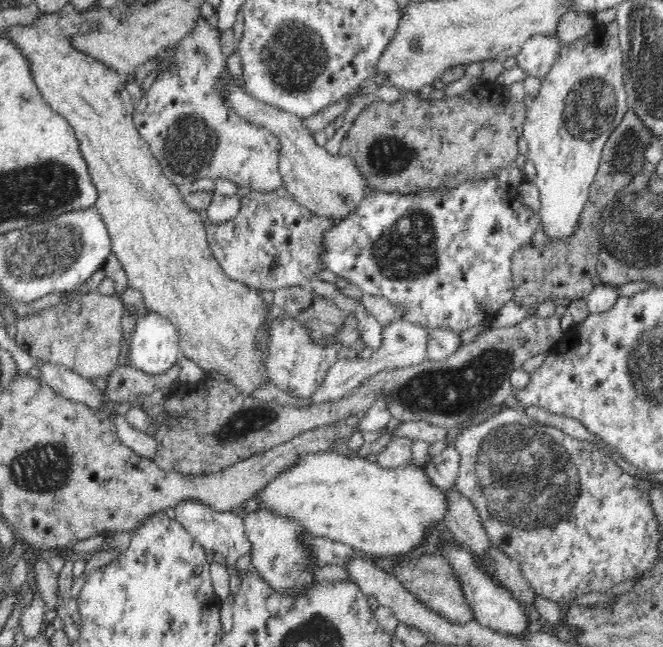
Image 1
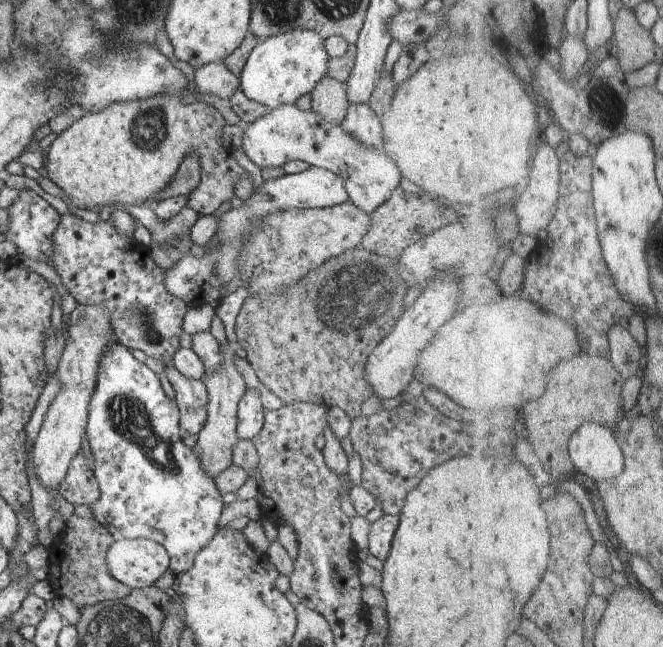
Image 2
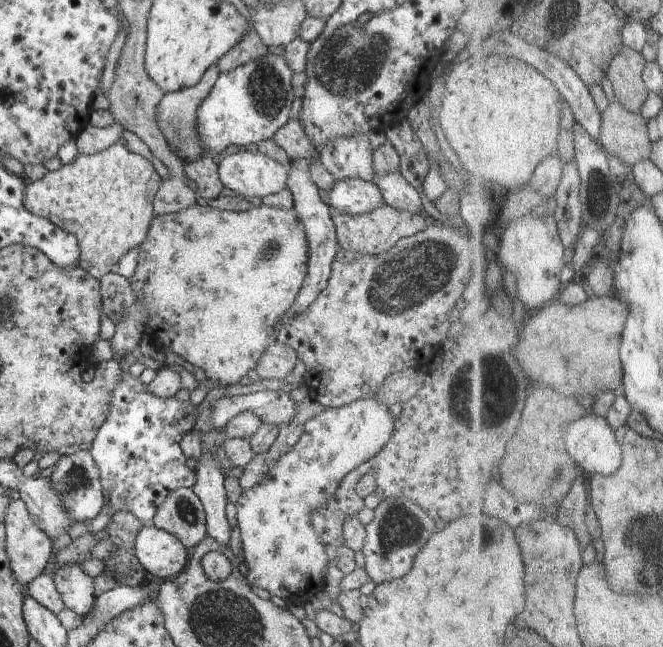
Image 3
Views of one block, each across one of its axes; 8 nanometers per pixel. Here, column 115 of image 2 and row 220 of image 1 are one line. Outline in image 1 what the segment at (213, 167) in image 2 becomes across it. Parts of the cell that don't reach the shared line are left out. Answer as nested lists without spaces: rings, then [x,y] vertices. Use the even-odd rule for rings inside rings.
[[[68,2],[66,6],[58,9],[56,12],[41,13],[37,20],[31,25],[19,24],[10,26],[7,27],[2,34],[10,38],[11,42],[14,42],[20,51],[24,53],[24,57],[28,59],[34,82],[41,92],[41,95],[44,97],[44,100],[52,107],[52,110],[55,110],[61,117],[64,117],[74,129],[74,134],[78,137],[80,153],[82,153],[82,157],[84,157],[84,160],[88,163],[88,172],[90,173],[90,177],[92,177],[92,184],[96,185],[98,198],[96,198],[94,206],[98,209],[98,213],[100,213],[108,229],[112,253],[116,255],[116,258],[123,266],[126,277],[128,277],[129,287],[137,289],[142,294],[145,306],[150,312],[163,315],[165,318],[168,318],[169,322],[172,322],[172,325],[179,334],[179,345],[182,355],[196,362],[203,370],[209,370],[209,372],[213,372],[213,374],[219,374],[222,380],[231,383],[244,394],[250,395],[255,390],[258,390],[262,384],[270,382],[269,377],[264,373],[264,363],[262,363],[264,354],[266,354],[264,346],[266,346],[266,342],[268,342],[268,332],[265,329],[267,328],[267,321],[269,320],[269,318],[266,318],[266,311],[269,310],[269,308],[267,308],[267,300],[270,294],[237,282],[229,278],[223,272],[221,265],[216,261],[214,254],[210,251],[209,243],[207,242],[207,230],[206,227],[204,227],[204,221],[202,221],[200,213],[190,209],[184,202],[183,196],[180,195],[178,191],[178,187],[163,173],[158,159],[152,154],[149,144],[140,136],[136,125],[133,123],[134,102],[125,94],[123,76],[104,63],[98,62],[95,58],[72,47],[72,35],[77,35],[84,31],[86,29],[86,24],[86,11],[80,11],[72,2]]]

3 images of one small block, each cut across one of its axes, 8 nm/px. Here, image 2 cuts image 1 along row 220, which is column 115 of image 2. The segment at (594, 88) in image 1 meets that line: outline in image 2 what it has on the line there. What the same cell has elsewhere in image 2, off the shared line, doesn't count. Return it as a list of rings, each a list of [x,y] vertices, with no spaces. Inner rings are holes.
[[[118,539],[107,550],[110,574],[131,589],[154,585],[169,569],[168,551],[152,539]]]

